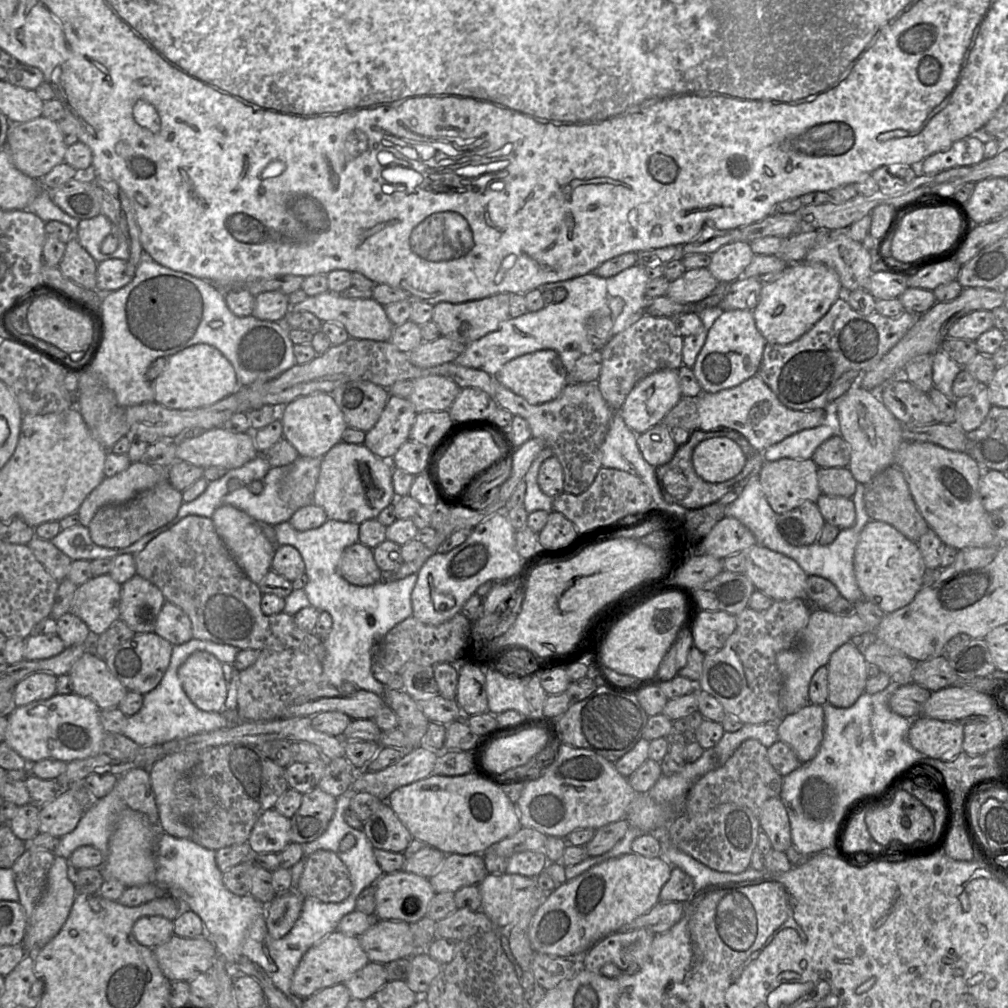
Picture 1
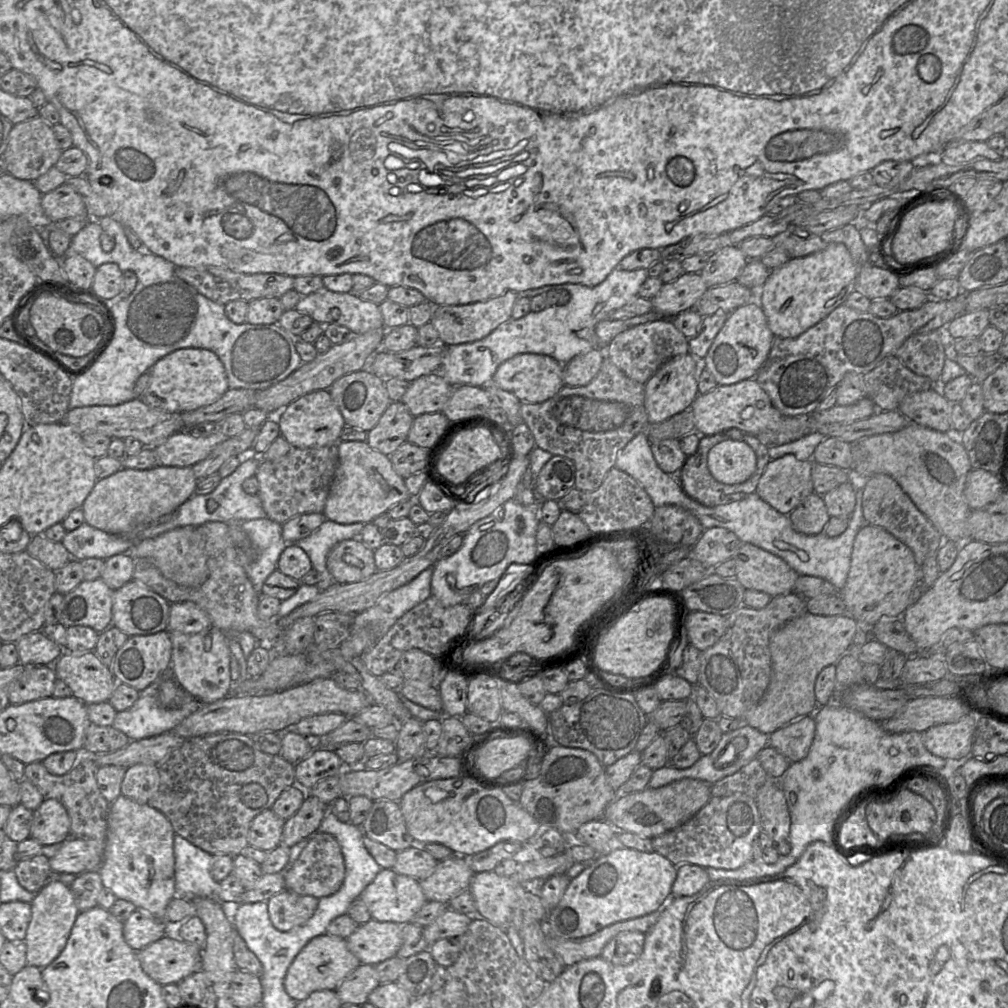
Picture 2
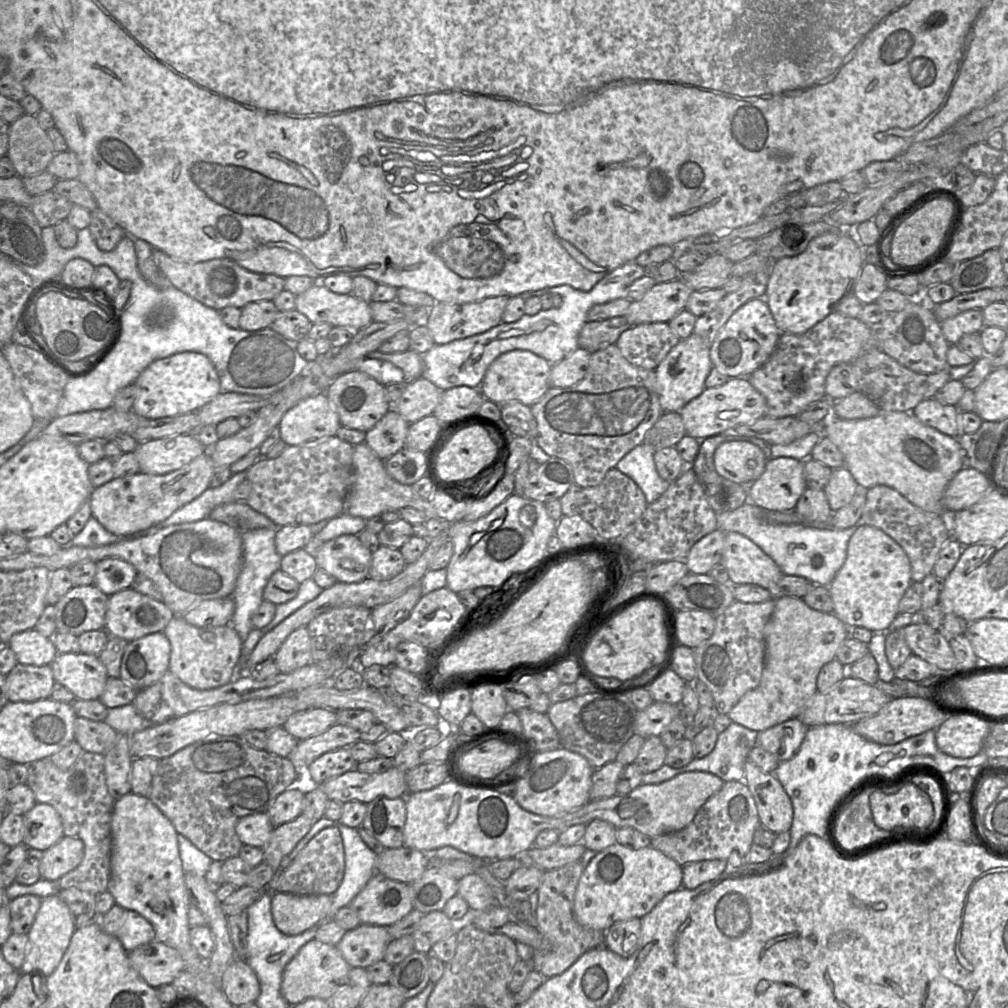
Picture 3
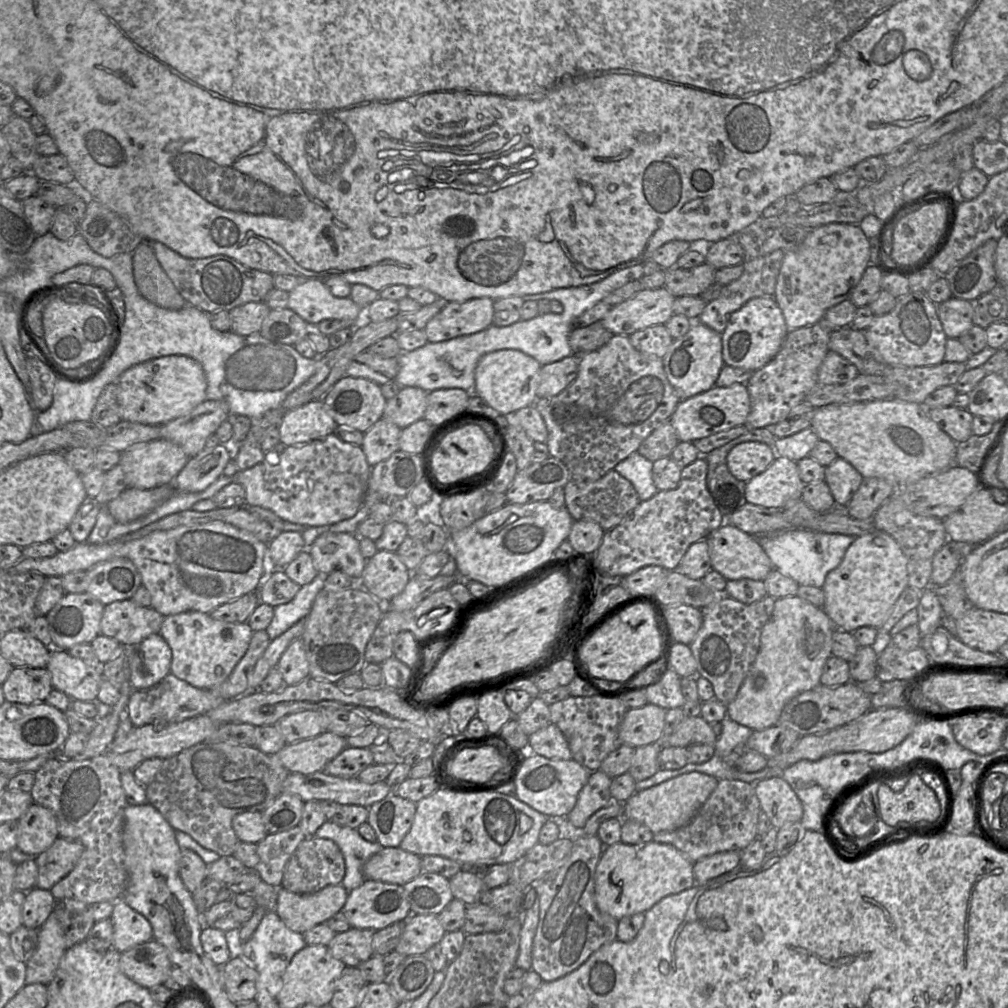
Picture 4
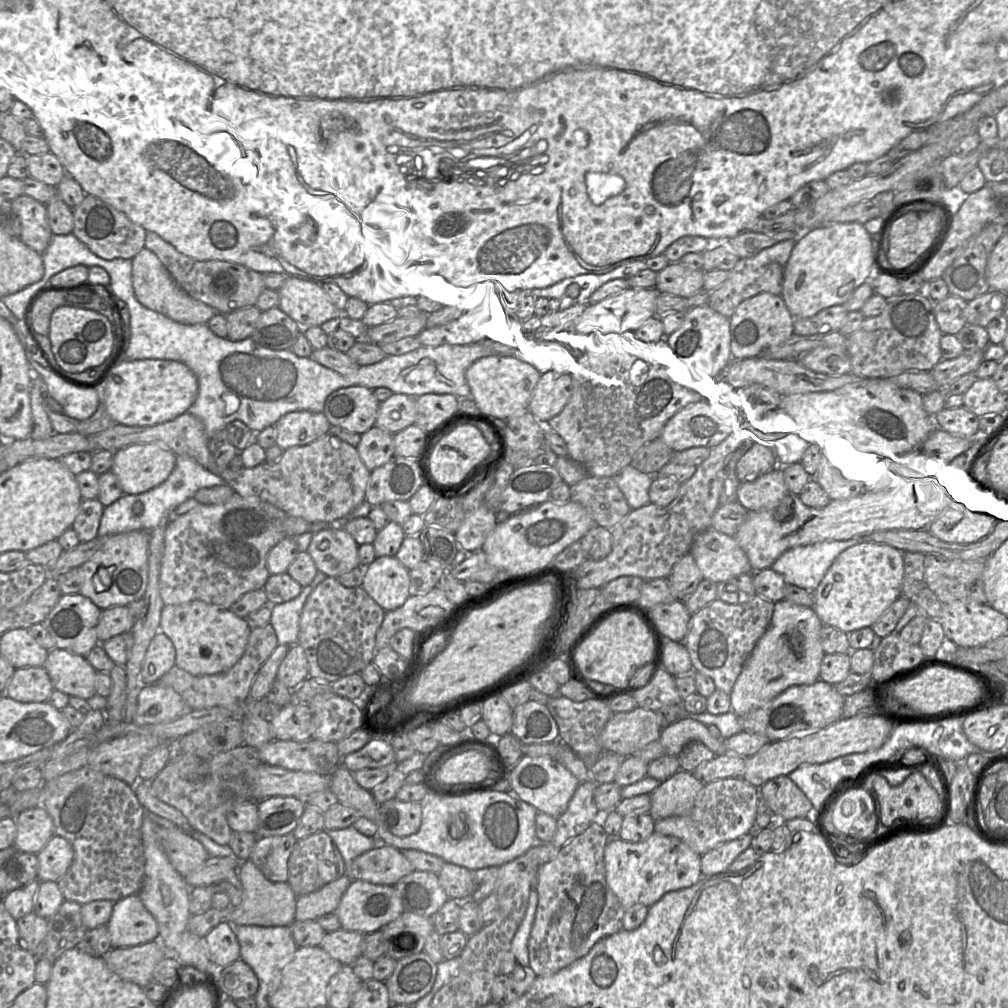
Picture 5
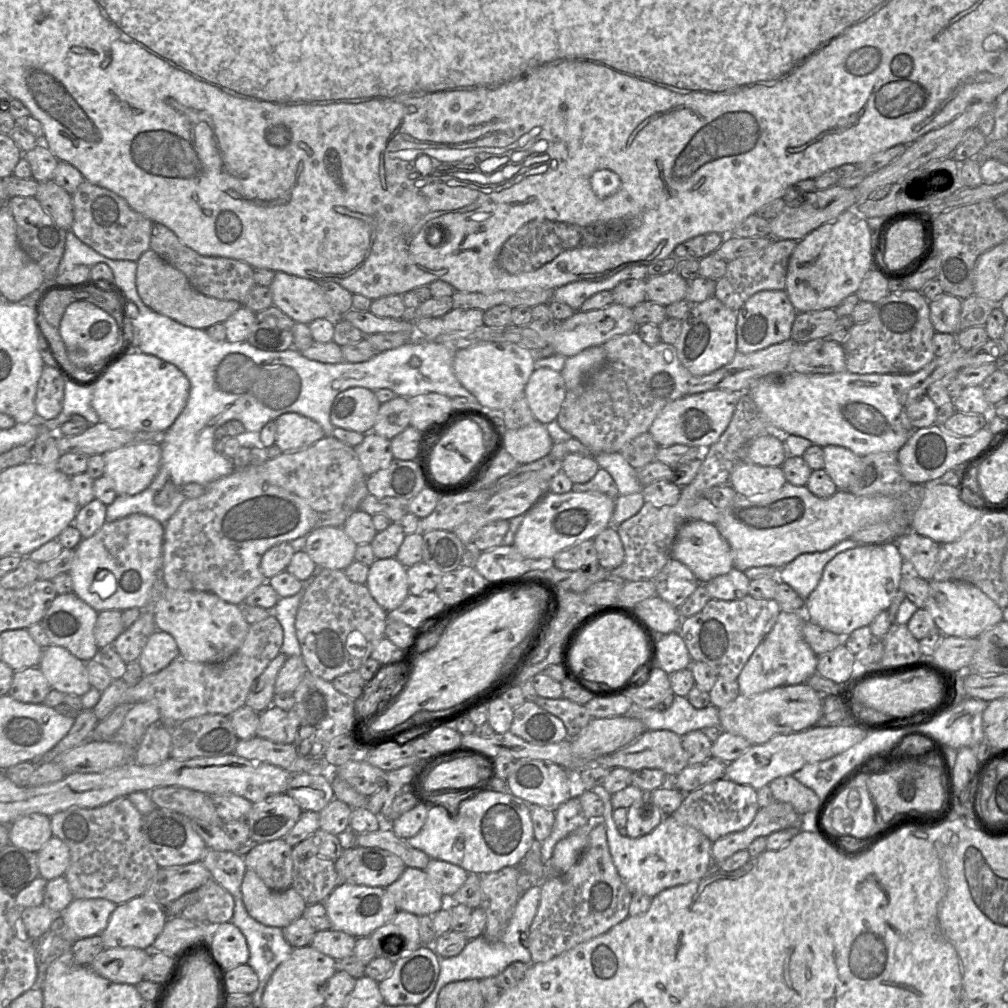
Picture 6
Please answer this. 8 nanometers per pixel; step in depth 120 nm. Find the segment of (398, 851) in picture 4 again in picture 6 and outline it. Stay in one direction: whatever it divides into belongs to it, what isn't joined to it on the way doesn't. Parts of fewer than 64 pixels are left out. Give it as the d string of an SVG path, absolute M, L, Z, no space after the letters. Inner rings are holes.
M373 847L343 849L336 862L341 882L386 888L404 872L406 865L395 854Z

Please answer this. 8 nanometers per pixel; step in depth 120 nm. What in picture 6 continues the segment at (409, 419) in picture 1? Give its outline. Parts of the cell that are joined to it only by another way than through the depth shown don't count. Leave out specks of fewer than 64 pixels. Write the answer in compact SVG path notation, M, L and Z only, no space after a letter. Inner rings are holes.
M374 432L365 434L363 441L353 448L355 449L361 469L366 477L387 467L394 459L391 440L377 435Z

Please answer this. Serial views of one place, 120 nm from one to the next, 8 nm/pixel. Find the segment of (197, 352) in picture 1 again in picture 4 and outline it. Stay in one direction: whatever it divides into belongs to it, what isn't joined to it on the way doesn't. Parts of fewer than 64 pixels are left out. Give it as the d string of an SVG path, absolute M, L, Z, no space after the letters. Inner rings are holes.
M184 355L162 356L136 364L117 380L122 420L162 425L185 416L207 400L207 379L201 364Z

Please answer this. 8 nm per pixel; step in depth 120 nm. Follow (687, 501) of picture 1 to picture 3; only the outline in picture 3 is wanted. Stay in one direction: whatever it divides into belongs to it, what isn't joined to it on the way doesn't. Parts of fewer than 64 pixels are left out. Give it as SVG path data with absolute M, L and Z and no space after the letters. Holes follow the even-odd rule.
M718 434L706 438L698 451L694 463L689 466L694 470L711 508L716 513L733 511L748 502L747 487L723 478L714 466L714 454L720 444L731 440L753 443L761 448L767 461L772 458L771 444L751 436Z

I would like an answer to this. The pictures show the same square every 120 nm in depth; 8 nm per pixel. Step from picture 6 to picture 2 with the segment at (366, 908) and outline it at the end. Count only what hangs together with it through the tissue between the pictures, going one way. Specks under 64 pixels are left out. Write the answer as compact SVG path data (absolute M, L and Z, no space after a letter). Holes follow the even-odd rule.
M382 868L359 898L365 903L372 919L400 925L411 922L426 902L420 882L392 868Z

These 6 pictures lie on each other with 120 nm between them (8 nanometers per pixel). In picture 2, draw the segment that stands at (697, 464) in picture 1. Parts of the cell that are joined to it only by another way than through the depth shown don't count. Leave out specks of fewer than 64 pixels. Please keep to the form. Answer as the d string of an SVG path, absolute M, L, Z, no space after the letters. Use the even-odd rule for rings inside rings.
M727 439L713 446L707 458L711 475L723 484L746 481L756 470L757 457L745 441Z

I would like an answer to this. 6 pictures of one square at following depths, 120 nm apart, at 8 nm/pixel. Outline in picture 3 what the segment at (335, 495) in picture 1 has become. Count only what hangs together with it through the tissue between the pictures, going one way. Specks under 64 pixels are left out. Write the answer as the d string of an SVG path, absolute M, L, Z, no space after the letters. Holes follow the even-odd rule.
M367 444L354 445L353 449L353 484L345 501L345 512L354 517L368 520L386 511L414 508L426 519L438 519L435 508L429 500L422 499L410 485L404 485L393 479L385 469L384 460L379 458Z

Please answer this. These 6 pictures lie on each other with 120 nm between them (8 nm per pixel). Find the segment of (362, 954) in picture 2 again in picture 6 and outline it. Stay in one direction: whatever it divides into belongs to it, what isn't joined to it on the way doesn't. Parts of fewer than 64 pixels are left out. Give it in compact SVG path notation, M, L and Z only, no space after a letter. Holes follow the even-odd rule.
M340 930L316 931L311 946L334 960L353 955L356 938Z

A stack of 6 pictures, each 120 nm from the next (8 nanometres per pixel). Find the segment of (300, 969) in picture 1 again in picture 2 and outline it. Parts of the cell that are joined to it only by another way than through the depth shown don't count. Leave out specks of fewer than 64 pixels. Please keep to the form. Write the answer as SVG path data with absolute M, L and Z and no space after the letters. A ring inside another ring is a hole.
M327 933L319 935L302 948L289 966L284 978L285 991L297 1002L315 991L336 991L341 981L360 964L358 958L348 949L346 939Z

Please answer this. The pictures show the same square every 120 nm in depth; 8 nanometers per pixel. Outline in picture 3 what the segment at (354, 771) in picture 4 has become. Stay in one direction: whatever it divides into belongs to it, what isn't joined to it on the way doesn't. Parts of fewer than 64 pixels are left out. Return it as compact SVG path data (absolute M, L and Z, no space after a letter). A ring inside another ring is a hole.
M343 747L322 754L307 769L312 781L321 784L330 778L355 769L357 764L351 755L350 747Z

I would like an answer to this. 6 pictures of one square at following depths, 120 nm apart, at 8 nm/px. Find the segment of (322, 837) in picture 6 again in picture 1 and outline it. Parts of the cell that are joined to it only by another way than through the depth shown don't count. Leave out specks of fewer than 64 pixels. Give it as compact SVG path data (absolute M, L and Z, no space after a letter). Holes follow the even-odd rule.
M317 850L304 866L297 890L303 897L312 896L326 903L339 903L352 891L351 876L336 853Z

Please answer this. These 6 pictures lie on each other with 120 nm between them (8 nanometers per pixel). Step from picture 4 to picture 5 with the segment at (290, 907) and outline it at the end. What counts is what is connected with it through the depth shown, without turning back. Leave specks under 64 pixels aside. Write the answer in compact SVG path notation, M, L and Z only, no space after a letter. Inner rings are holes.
M344 875L316 891L298 896L295 921L317 920L327 913L335 913L351 881L347 875Z

